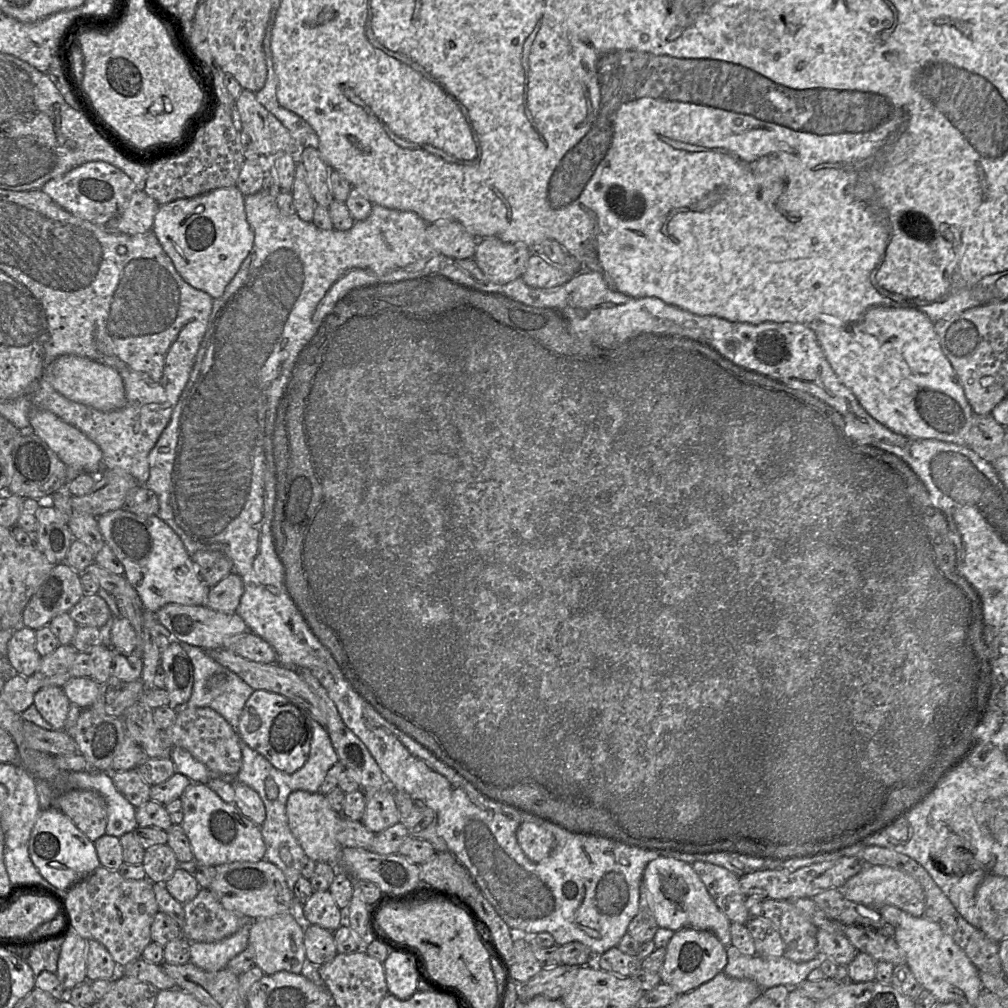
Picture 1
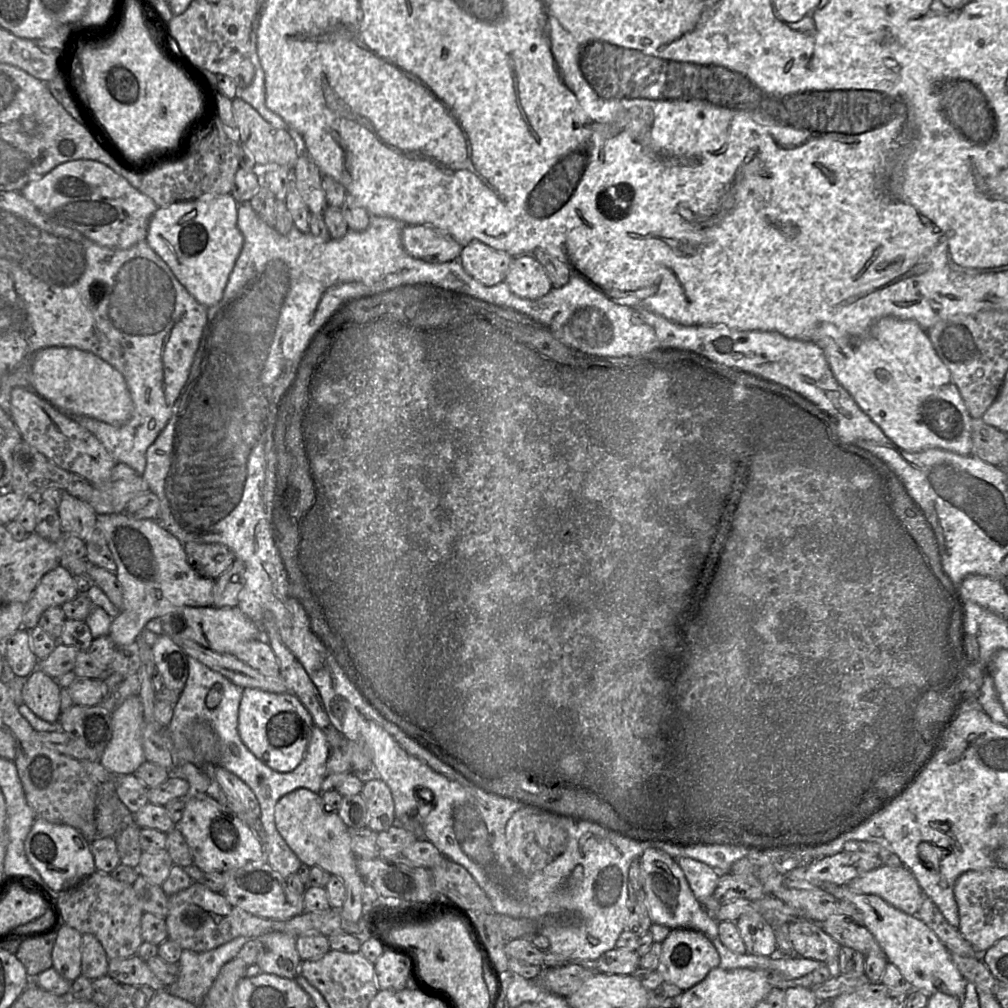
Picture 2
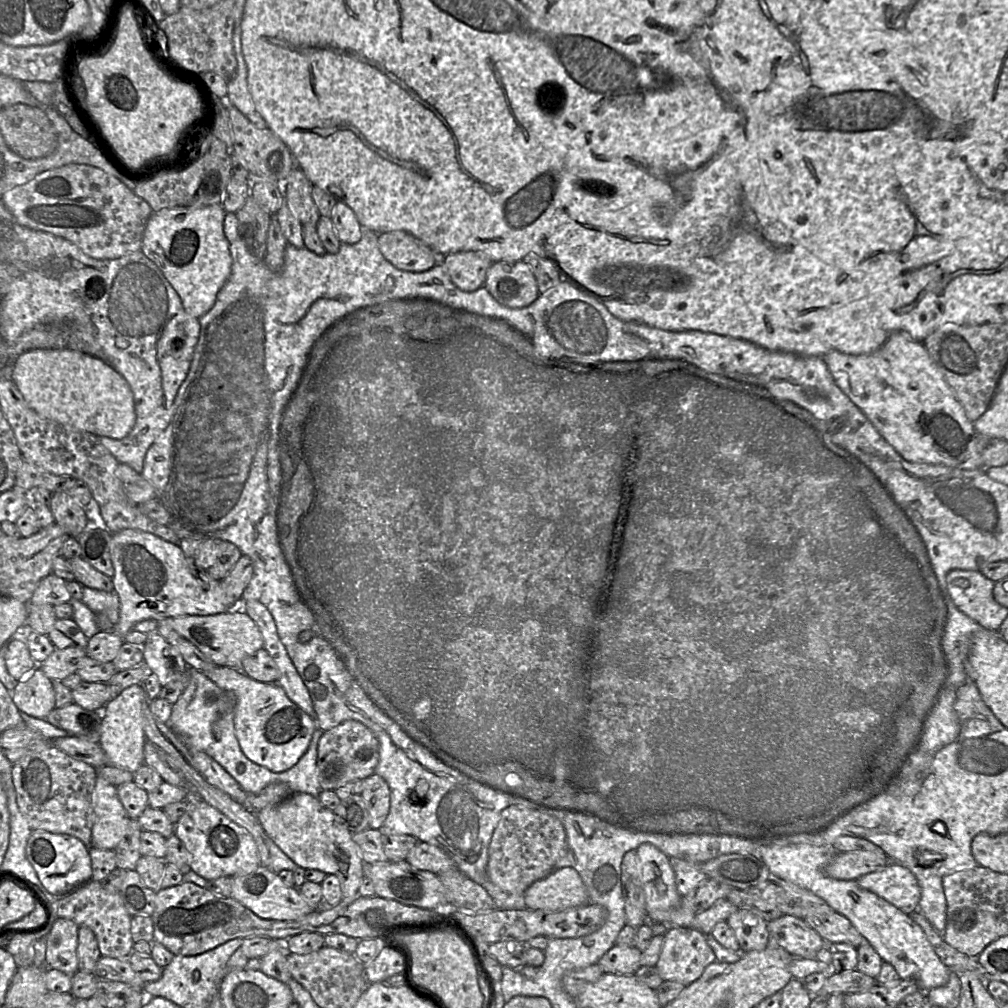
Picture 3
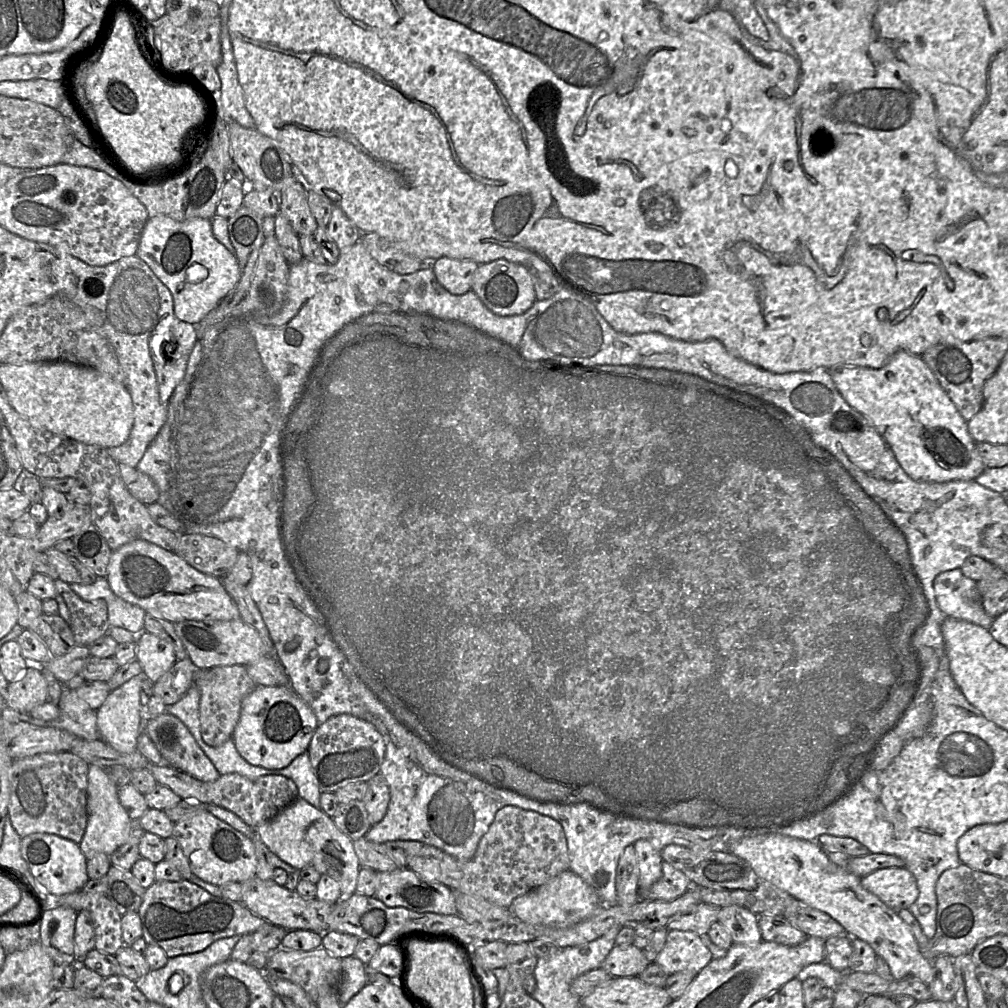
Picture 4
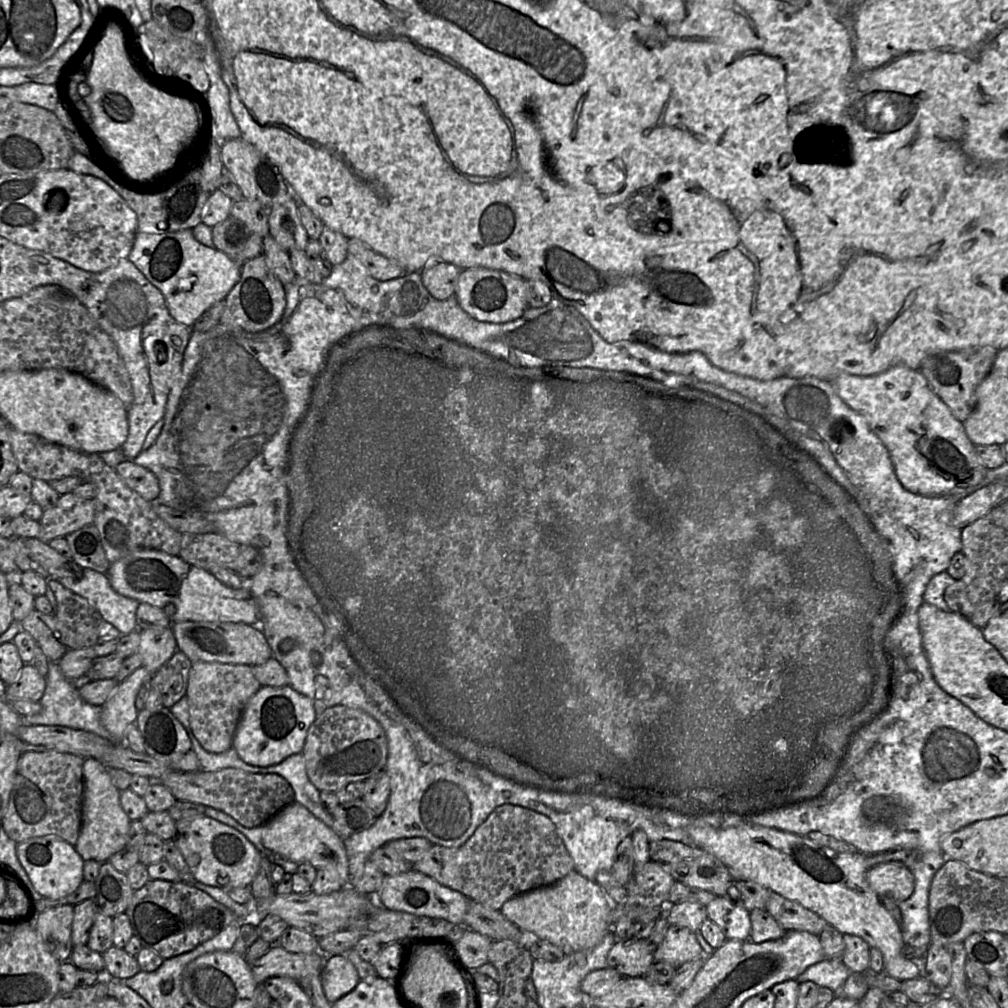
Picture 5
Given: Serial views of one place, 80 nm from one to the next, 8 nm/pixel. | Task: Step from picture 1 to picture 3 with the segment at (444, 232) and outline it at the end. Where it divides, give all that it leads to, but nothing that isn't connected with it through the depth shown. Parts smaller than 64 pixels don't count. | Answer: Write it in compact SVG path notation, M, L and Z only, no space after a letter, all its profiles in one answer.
M404 231L379 234L378 245L383 256L397 269L422 272L441 263L442 256Z

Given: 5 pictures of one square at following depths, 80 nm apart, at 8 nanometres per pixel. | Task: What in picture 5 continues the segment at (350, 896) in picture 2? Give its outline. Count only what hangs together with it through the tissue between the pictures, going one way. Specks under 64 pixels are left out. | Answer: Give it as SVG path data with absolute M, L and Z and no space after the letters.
M294 802L259 829L262 844L271 852L297 864L308 862L316 869L336 872L345 885L349 884L348 859L344 840L305 806Z

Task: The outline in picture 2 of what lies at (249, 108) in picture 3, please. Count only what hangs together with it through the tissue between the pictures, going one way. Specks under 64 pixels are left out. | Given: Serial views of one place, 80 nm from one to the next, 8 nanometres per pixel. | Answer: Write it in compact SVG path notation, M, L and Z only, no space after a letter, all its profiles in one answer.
M255 67L256 74L253 82L244 89L238 90L238 97L254 107L259 114L272 126L288 129L285 121L266 106L265 75L261 67Z

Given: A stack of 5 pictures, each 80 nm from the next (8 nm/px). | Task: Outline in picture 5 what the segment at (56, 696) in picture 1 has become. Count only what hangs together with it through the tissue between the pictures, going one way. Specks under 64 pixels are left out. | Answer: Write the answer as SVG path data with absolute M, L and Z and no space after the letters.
M32 664L23 665L17 679L6 687L9 700L39 702L46 687L45 677Z

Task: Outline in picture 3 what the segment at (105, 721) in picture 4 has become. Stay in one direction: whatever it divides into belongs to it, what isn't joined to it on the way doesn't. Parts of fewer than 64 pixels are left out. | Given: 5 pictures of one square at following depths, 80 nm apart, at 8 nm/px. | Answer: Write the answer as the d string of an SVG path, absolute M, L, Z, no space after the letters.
M134 684L124 689L111 699L101 710L103 722L100 745L108 764L134 773L144 764L144 744L146 736L143 729L143 704L146 693L141 684Z

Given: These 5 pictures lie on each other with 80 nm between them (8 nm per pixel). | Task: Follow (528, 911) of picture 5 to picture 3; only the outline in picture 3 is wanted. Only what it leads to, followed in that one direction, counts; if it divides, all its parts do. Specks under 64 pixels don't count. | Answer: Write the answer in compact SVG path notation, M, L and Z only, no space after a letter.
M564 867L534 882L525 892L526 908L561 911L589 902L587 888L572 867Z

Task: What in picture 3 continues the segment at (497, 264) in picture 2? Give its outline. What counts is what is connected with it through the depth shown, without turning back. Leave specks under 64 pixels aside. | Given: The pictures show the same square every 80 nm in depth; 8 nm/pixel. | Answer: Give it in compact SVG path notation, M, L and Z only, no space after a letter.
M465 251L444 256L439 265L446 268L458 289L472 292L484 287L492 261L480 252Z

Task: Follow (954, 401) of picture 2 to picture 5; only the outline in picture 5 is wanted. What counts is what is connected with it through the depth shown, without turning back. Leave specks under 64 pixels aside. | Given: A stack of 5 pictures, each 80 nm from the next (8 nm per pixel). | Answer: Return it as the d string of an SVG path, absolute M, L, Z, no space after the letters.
M903 365L893 366L881 373L872 376L855 376L850 374L841 374L831 381L838 396L854 411L862 415L870 429L877 435L888 450L895 474L901 485L914 494L922 496L965 496L975 489L984 480L988 469L982 464L975 452L975 445L967 437L962 422L958 421L946 404L931 390L929 384L920 370L910 369Z

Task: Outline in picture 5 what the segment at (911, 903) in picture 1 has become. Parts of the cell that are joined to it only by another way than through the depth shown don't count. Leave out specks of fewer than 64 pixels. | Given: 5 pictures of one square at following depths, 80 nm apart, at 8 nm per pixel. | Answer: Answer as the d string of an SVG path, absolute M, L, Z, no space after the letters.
M901 863L877 864L868 870L867 880L879 898L890 898L896 903L908 899L915 889L911 870Z

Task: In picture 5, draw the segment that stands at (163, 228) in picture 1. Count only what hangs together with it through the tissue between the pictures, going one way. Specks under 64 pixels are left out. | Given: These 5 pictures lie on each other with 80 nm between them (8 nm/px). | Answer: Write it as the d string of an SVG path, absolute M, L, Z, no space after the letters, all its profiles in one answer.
M186 229L168 233L141 233L138 232L132 251L128 256L130 260L163 294L171 316L179 323L192 327L196 320L209 308L224 301L231 289L240 279L242 265L263 253L263 238L251 234L247 240L238 260L234 261L224 252L208 247L198 242L193 236L192 230Z

